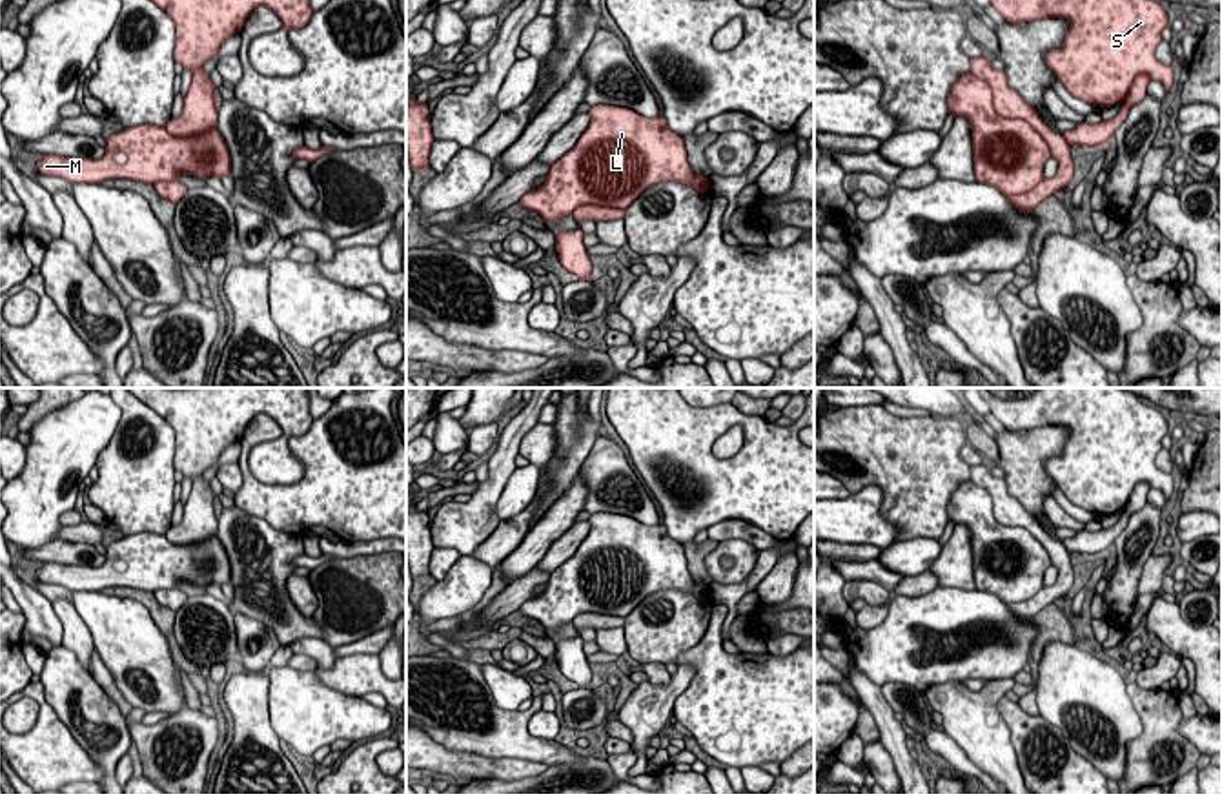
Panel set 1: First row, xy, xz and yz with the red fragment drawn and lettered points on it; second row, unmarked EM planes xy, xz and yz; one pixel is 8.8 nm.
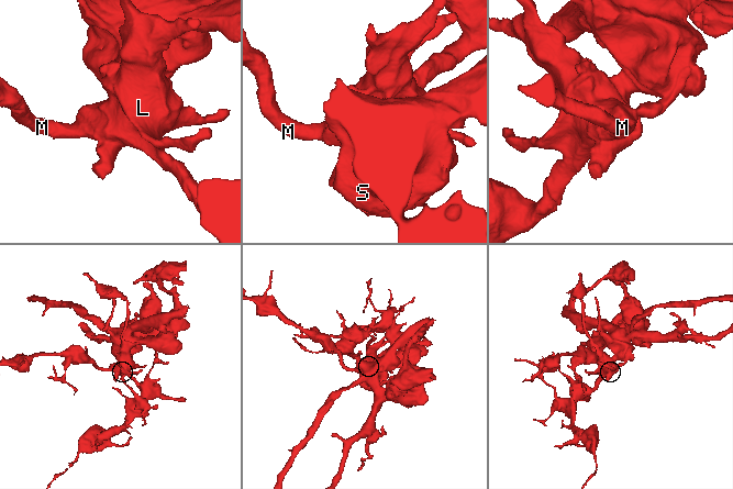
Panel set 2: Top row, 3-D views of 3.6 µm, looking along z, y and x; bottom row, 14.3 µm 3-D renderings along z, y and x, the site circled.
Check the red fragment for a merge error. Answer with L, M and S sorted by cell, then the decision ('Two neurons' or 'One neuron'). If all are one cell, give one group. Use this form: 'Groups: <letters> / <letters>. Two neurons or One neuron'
Groups: L M S. One neuron

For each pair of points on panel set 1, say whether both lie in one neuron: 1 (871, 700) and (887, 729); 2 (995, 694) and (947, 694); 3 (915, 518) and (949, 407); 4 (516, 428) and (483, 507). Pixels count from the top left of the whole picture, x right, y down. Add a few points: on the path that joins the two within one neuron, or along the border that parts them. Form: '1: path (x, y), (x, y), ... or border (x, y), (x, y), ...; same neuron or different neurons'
1: path (878, 707), (885, 722); same neuron
2: path (984, 698), (958, 698); same neuron
3: border (931, 414), (966, 421); different neurons
4: path (507, 448), (492, 487); same neuron

